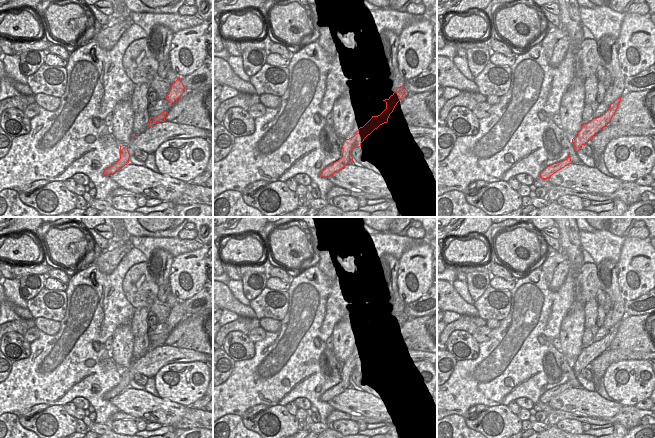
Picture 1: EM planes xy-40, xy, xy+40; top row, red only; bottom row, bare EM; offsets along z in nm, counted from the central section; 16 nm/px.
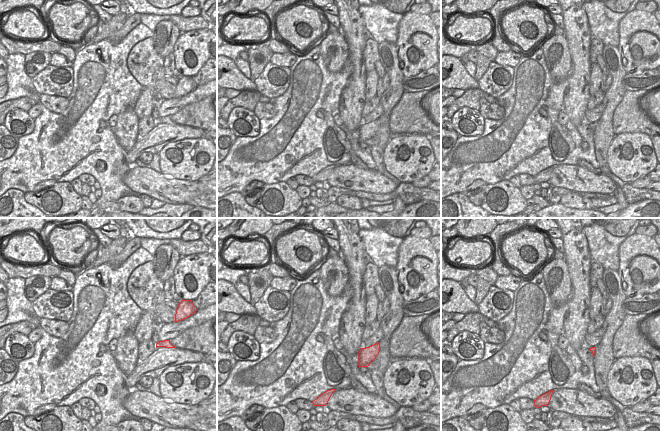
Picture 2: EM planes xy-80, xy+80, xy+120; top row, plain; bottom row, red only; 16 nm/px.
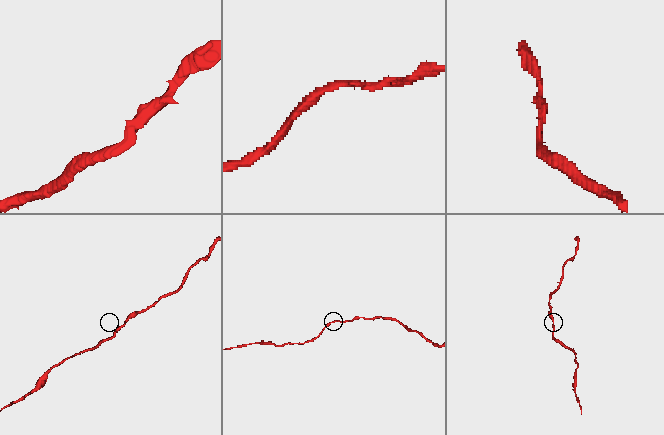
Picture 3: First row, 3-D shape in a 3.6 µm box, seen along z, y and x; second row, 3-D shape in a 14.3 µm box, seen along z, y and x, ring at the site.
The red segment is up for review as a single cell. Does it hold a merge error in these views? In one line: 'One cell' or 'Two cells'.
One cell

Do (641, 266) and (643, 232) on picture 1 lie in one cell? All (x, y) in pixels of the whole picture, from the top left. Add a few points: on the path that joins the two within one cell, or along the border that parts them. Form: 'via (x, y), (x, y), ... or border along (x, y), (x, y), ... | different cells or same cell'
border along (629, 235), (644, 239) | different cells

